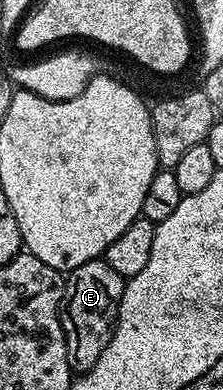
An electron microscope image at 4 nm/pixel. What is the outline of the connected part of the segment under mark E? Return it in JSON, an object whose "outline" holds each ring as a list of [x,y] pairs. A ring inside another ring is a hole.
{"outline":[[[98,258],[91,262],[83,262],[83,266],[68,273],[64,281],[65,298],[61,306],[63,338],[72,367],[78,373],[84,374],[91,370],[91,366],[95,366],[107,342],[111,342],[113,328],[117,325],[117,311],[123,298],[126,277],[115,274],[115,270],[107,266],[104,258]]]}

